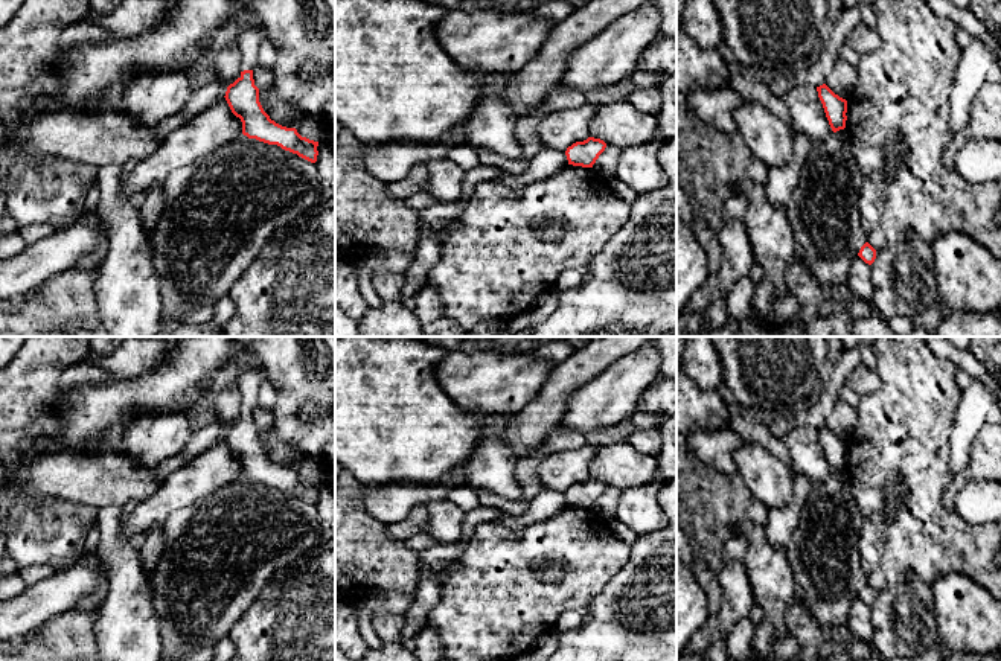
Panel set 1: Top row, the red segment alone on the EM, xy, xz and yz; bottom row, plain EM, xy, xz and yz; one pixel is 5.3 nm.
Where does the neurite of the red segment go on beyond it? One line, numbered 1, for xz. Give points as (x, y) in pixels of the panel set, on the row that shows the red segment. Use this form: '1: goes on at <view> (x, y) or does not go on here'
1: does not go on here

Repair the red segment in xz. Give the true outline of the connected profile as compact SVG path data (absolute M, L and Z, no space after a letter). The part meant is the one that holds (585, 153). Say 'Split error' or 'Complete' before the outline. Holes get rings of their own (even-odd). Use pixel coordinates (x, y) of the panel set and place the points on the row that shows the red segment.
Complete. M588 137L567 148L565 155L568 164L593 168L599 155L605 151L606 143L600 139Z

